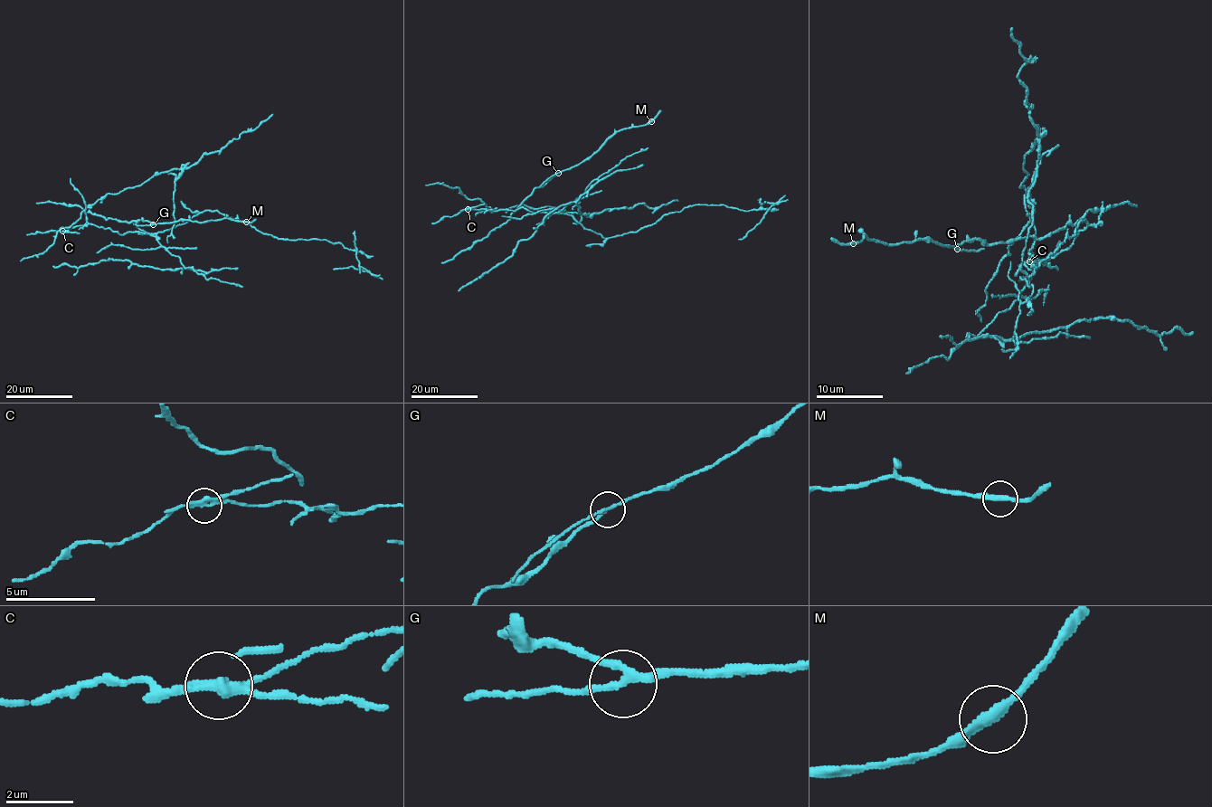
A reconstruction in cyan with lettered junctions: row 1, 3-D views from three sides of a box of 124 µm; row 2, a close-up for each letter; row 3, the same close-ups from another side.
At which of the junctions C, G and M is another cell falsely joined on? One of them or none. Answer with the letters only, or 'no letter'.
C

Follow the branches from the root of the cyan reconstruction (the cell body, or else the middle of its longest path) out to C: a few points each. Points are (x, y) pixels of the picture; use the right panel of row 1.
C: (1036, 265), (1028, 269), (1025, 263), (1032, 259), (1032, 247), (1028, 250), (1030, 261)

